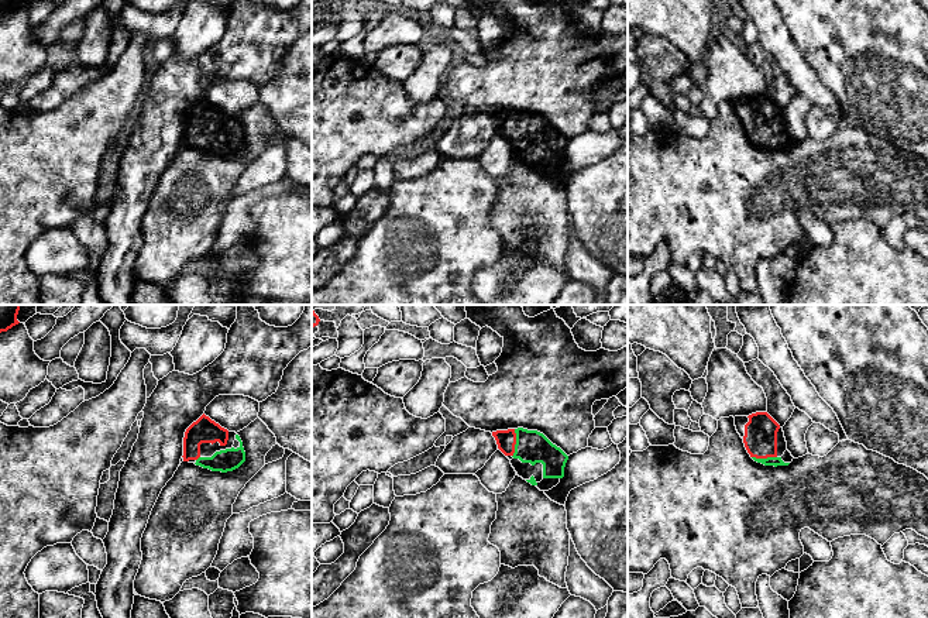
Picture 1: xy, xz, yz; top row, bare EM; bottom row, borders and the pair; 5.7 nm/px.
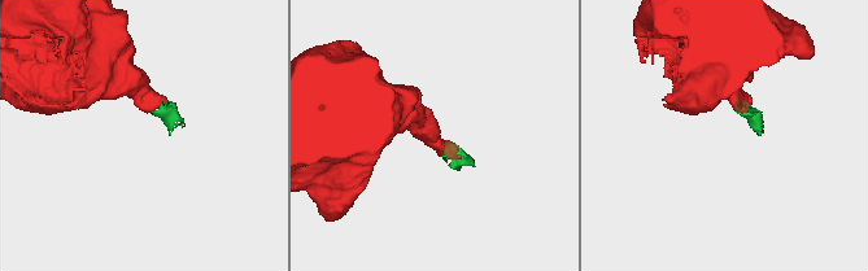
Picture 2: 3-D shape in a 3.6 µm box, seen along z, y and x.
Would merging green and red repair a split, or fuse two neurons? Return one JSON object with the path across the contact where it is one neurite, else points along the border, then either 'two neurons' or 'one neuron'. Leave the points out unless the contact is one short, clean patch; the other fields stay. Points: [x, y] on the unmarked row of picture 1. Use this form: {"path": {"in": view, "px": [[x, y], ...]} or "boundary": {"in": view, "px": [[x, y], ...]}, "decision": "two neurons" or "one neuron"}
{"path": {"in": "xz", "px": [[532, 130], [516, 127], [505, 123]]}, "decision": "one neuron"}

